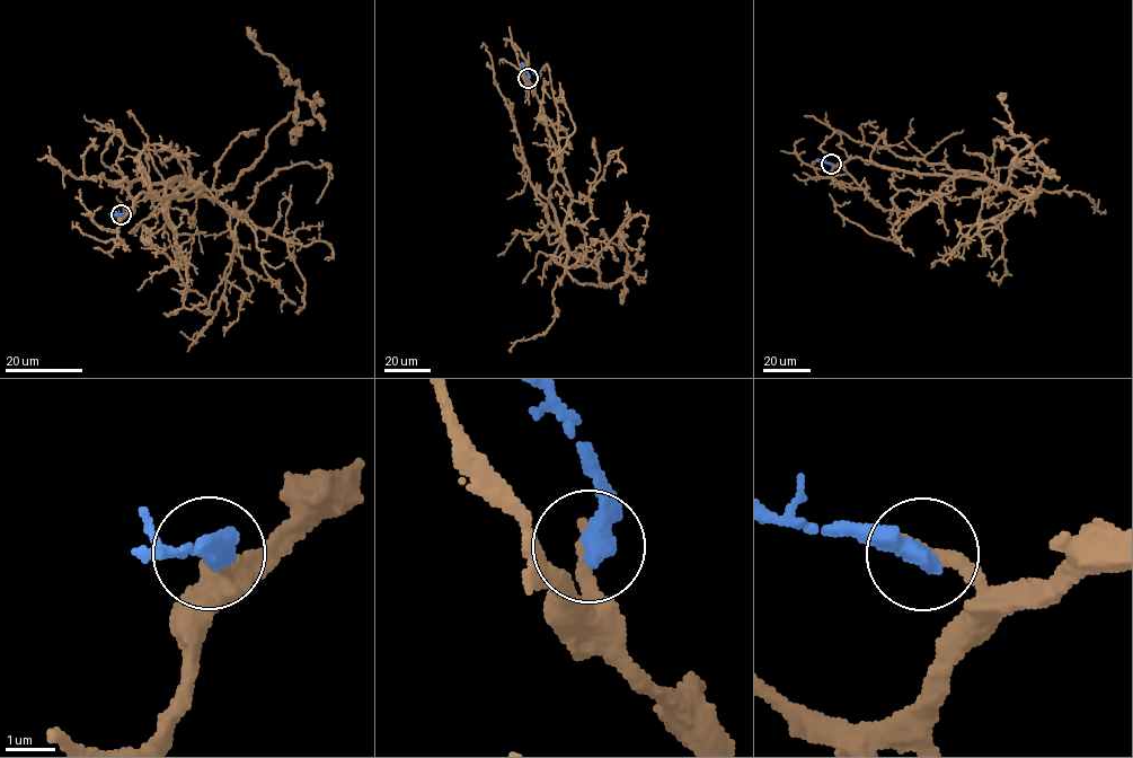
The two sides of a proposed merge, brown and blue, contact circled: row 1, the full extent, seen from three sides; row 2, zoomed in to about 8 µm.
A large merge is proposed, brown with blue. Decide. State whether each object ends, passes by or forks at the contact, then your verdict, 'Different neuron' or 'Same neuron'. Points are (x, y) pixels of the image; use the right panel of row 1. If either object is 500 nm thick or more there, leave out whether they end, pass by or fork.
At the ring brown ends. At the ring blue ends. Different neuron

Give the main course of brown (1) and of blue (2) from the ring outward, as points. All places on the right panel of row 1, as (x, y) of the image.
1: (831, 164), (860, 157), (911, 173), (983, 177), (959, 172), (910, 210), (882, 209), (821, 149), (832, 129)
2: (831, 164), (816, 159)

